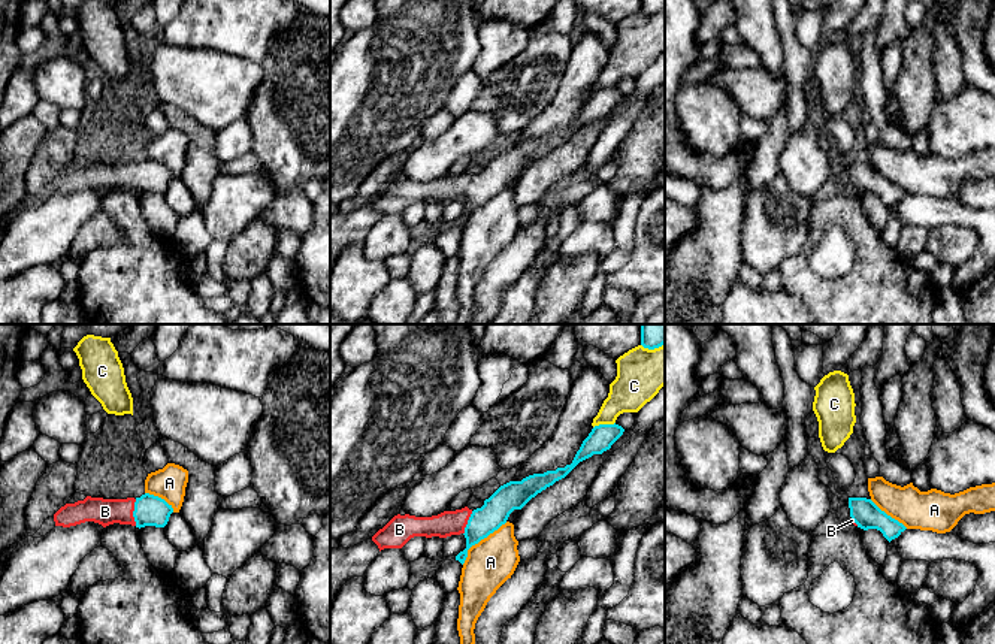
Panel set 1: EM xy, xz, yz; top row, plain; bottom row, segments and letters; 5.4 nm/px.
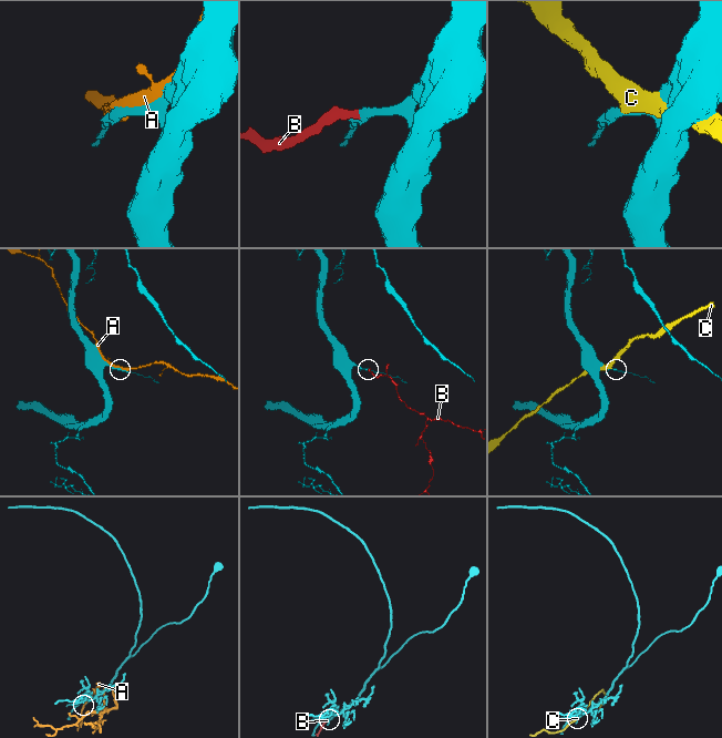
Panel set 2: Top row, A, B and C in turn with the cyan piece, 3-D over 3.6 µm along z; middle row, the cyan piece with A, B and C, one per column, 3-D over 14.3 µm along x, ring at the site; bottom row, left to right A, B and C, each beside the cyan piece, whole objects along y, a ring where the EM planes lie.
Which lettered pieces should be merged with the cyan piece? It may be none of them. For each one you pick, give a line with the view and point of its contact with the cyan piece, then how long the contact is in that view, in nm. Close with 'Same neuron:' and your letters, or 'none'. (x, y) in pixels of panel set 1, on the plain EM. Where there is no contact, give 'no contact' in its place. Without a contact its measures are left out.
B: meets cyan in xy at (133, 178); contact 140 nm long
Same neuron: B

